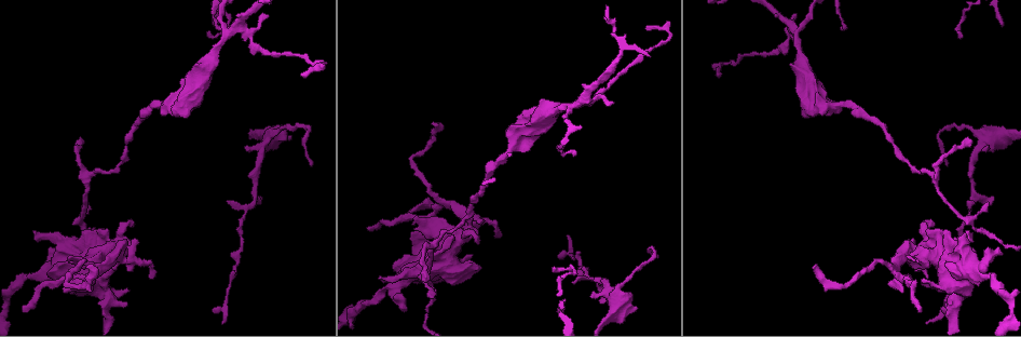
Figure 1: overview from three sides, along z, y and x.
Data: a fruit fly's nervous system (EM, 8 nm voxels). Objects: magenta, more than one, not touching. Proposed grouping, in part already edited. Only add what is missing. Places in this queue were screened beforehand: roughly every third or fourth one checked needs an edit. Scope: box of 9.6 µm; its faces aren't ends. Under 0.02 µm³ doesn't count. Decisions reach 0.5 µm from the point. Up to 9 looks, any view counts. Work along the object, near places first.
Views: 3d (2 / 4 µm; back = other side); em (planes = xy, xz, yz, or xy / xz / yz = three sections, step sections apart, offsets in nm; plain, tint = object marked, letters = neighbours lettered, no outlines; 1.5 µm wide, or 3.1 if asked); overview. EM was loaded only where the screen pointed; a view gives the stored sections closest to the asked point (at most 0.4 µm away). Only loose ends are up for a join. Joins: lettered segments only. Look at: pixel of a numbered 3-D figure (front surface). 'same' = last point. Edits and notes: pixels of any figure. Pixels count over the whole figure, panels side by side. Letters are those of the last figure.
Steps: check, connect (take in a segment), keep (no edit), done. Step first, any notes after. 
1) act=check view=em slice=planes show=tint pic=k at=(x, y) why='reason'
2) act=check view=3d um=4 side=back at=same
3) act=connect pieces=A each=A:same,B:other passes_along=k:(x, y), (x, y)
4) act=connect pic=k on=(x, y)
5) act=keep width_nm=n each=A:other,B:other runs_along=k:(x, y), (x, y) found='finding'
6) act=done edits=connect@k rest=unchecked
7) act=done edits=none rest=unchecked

act=check view=em slice=planes show=tint pic=1 at=(370, 231) why='thin end'

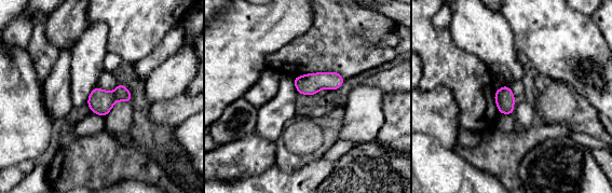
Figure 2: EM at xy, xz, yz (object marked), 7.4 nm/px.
act=check view=em slice=planes show=letters at=same why='what lies round it'

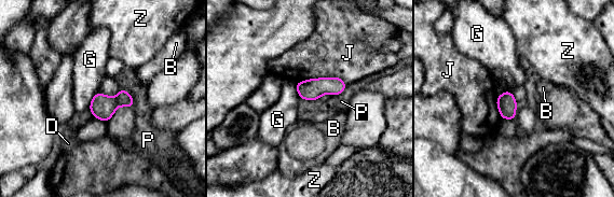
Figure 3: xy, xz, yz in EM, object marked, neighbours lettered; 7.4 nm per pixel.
act=keep width_nm=140 each=B:other,D:other,G:other,J:other,P:other,Z:other border=3:(120, 88), (132, 97), (132, 107) found='no lettered segment goes on from it'

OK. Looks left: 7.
act=check view=3d um=4 pic=1 at=(81, 142)

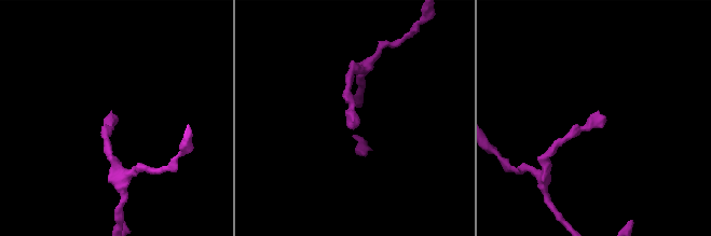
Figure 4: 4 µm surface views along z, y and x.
act=check view=em slice=planes show=tint pic=4 at=(111, 116) why='need the tissue'

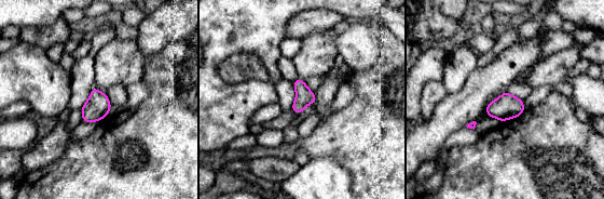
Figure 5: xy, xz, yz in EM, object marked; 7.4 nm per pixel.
act=check view=em slice=planes show=letters at=same why='see the neighbours'

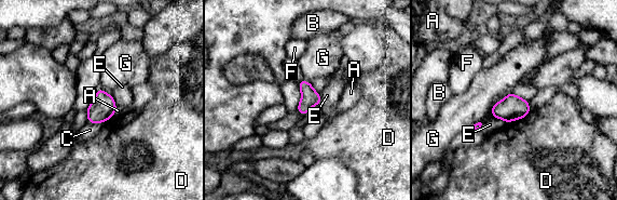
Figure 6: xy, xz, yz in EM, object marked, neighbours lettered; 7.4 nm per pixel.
act=keep longest_contact=D:190nm each=A:other,B:other,C:other,D:other,E:other,F:other,G:other found='no lettered segment goes on from it'

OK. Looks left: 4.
act=check view=3d um=2 pic=1 at=(600, 301) why='tapers out'

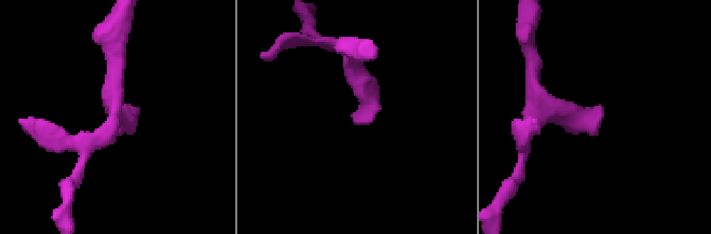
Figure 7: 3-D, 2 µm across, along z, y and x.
act=check view=em slice=planes show=letters pic=7 at=(354, 116) why='shape alone is not enough'

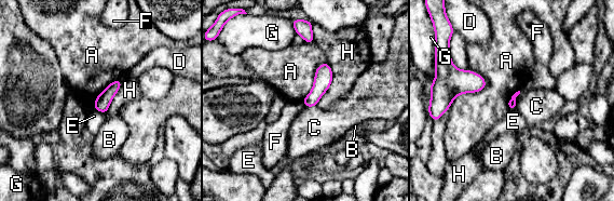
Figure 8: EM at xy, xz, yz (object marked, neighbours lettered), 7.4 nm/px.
act=keep each=A:other,B:other,C:other,D:other,E:other,F:other,G:other,H:other border=8:(520, 91), (516, 102) found='no lettered segment goes on from it'

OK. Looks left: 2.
act=check view=em slice=planes show=letters pic=1 at=(815, 267) why='branch stops here'

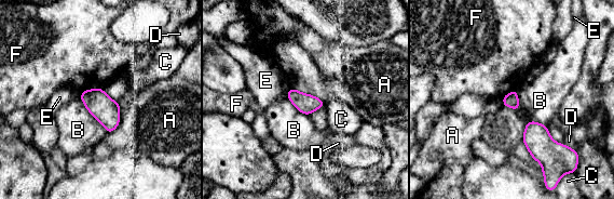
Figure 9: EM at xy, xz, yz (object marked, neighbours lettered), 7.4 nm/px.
act=keep width_nm=100 longest_contact=B:380nm each=A:other,B:other,C:other,D:other,E:other,F:other found='none of them fits'

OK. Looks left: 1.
act=done edits=none rest=unchecked

